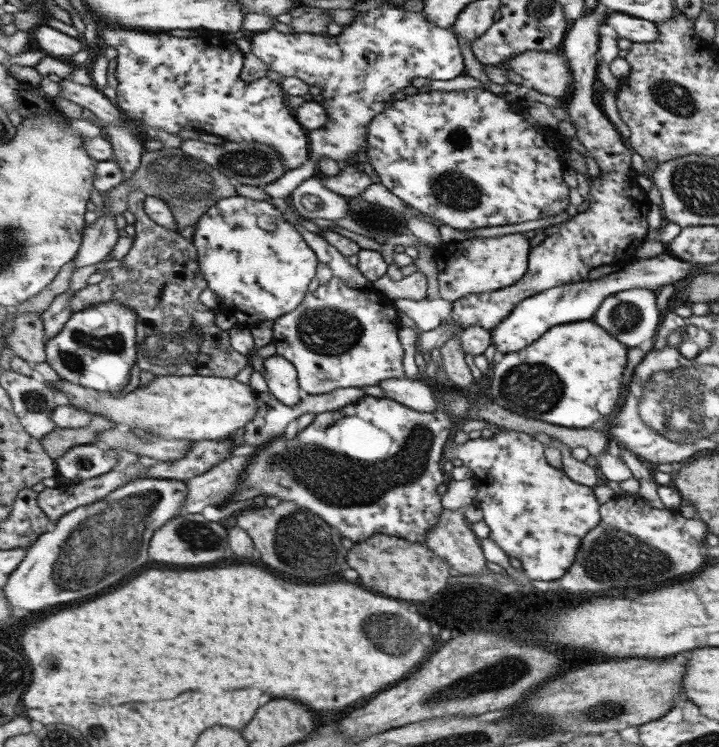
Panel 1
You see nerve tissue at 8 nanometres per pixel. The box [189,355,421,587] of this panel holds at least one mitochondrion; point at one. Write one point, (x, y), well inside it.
(301, 547)

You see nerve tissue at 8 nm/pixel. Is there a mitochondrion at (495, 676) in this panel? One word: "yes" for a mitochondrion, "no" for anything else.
yes

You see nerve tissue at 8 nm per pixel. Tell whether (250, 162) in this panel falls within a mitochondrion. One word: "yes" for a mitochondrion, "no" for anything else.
yes

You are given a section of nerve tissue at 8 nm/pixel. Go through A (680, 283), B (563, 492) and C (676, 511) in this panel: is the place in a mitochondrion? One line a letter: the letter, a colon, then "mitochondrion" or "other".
A: other
B: other
C: other

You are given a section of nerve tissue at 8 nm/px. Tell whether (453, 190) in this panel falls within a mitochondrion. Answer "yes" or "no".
yes

